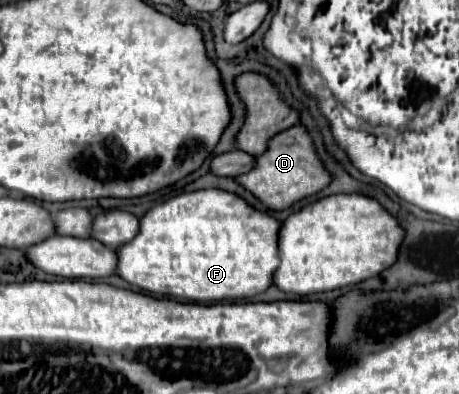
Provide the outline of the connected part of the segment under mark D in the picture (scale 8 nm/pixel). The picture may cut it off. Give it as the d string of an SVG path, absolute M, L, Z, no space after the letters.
M295 125L275 135L269 143L269 149L257 157L255 169L249 171L247 175L237 177L237 181L253 195L257 195L269 209L281 211L325 189L333 181L333 175L325 169L325 165L317 157L313 139L309 137L307 129L303 125Z

